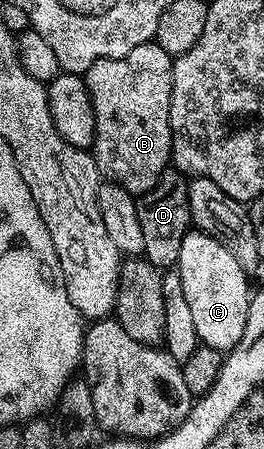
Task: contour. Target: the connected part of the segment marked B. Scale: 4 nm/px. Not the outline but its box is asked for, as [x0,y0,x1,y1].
[85,41,174,197]

